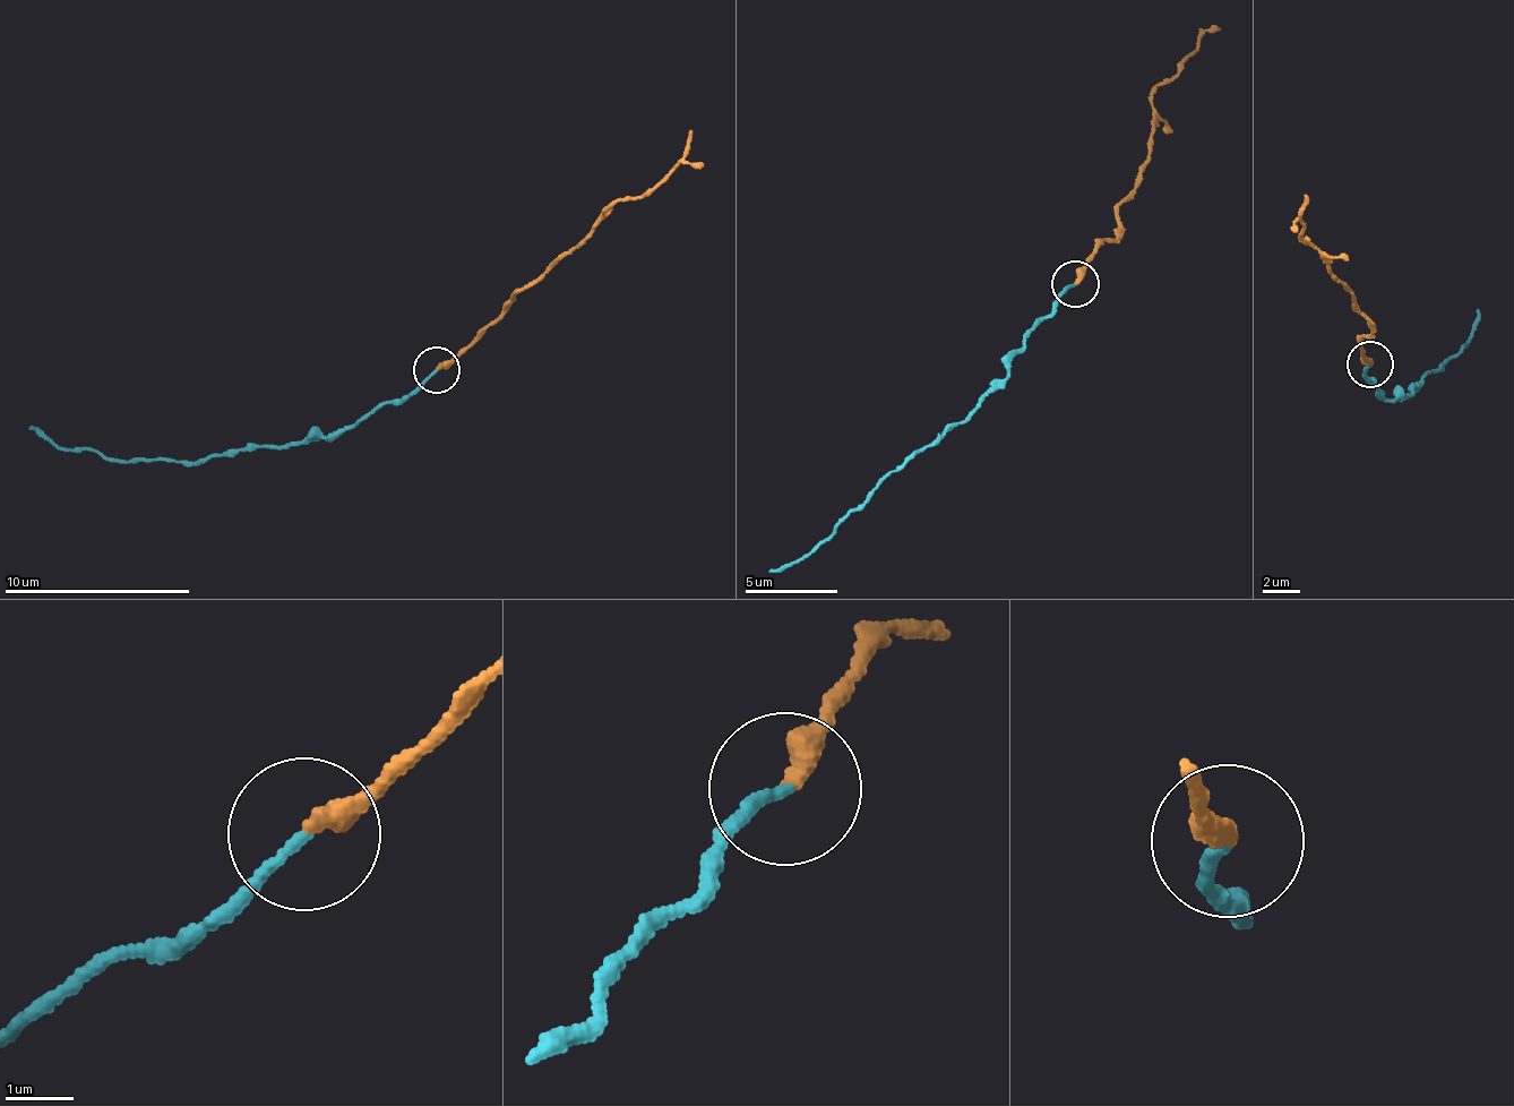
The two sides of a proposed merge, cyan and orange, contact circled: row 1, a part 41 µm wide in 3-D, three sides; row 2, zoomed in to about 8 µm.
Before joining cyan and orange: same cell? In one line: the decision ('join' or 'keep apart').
keep apart

